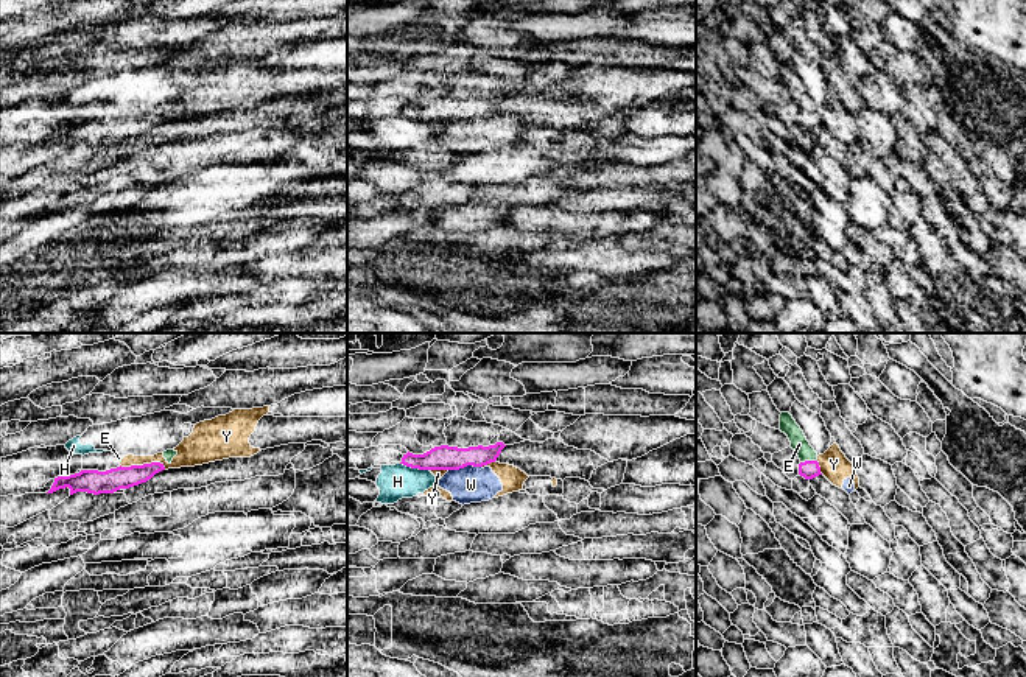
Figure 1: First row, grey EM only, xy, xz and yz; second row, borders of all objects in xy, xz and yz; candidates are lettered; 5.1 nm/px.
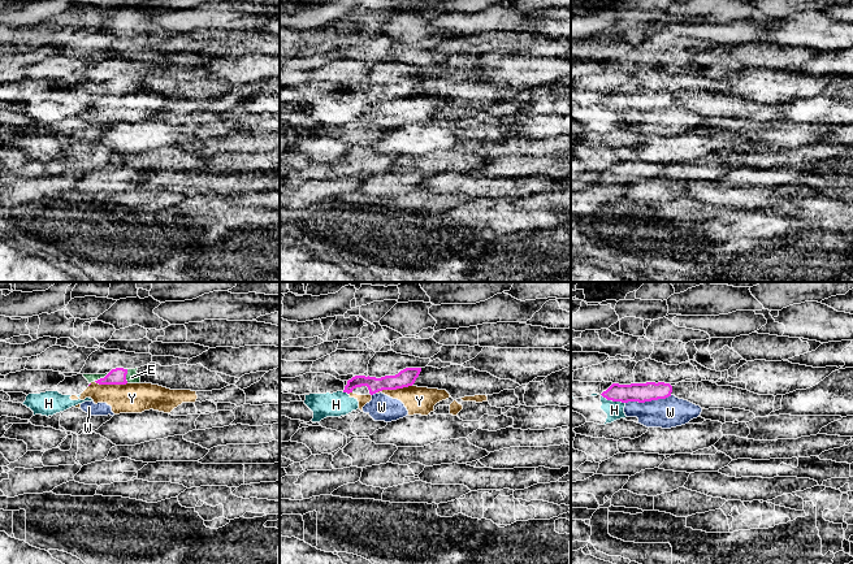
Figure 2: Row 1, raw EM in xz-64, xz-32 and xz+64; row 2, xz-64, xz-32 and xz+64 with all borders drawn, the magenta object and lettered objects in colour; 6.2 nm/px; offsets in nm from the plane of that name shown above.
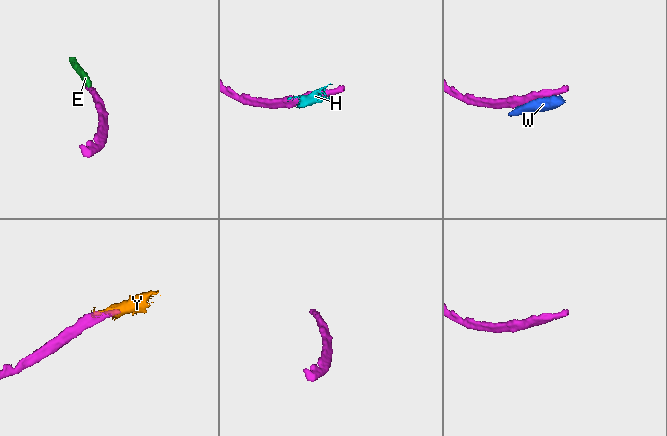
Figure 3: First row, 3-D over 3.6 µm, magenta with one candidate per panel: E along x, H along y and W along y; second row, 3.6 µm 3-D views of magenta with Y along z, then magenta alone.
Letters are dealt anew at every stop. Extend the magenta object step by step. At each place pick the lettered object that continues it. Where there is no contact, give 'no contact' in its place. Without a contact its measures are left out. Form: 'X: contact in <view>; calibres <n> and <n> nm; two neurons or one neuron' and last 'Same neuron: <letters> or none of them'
E: contact in yz; calibres 100 and 90 nm; one neuron
H: contact in xz; calibres 130 and 180 nm; two neurons
W: contact in xz; calibres 130 and 190 nm; two neurons
Y: contact in xy; calibres 120 and 140 nm; two neurons
Same neuron: E

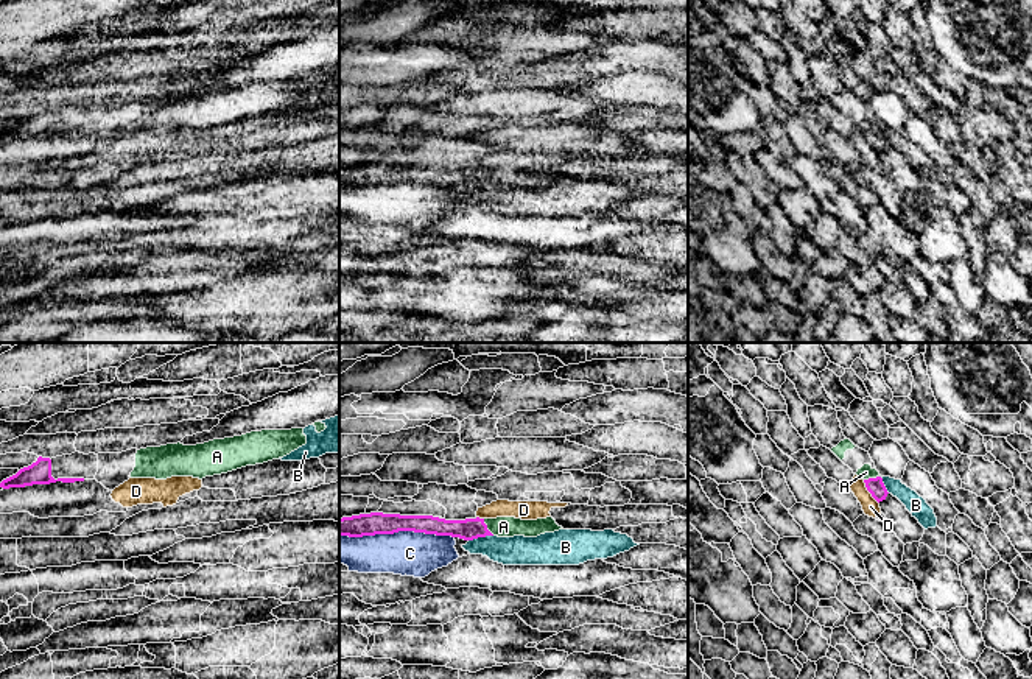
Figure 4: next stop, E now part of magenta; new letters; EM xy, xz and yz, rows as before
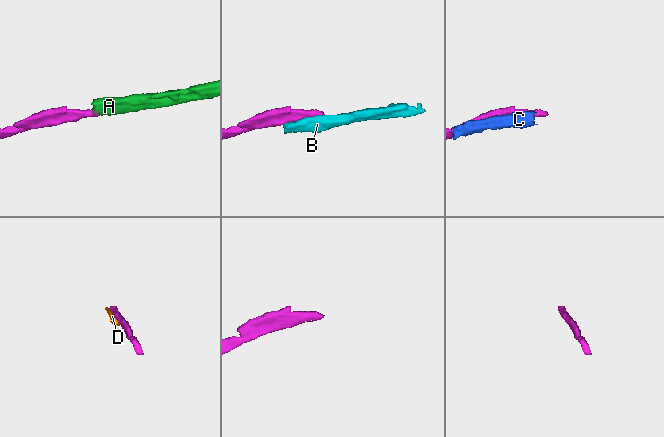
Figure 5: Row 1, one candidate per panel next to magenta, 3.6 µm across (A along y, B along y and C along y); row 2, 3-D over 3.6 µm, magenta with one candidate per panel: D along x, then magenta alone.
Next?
A: contact in xz; calibres 110 and 110 nm; one neuron
B: contact in xz; calibres 110 and 160 nm; two neurons
C: contact in xz; calibres 120 and 220 nm; two neurons
D: contact in yz; calibres 90 and 90 nm; two neurons
Same neuron: A

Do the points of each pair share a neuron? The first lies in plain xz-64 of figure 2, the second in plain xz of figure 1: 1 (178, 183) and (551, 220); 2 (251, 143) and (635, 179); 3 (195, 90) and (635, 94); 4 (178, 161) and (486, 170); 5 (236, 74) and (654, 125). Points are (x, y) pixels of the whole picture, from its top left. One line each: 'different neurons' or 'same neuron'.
1: same neuron
2: same neuron
3: different neurons
4: different neurons
5: different neurons

